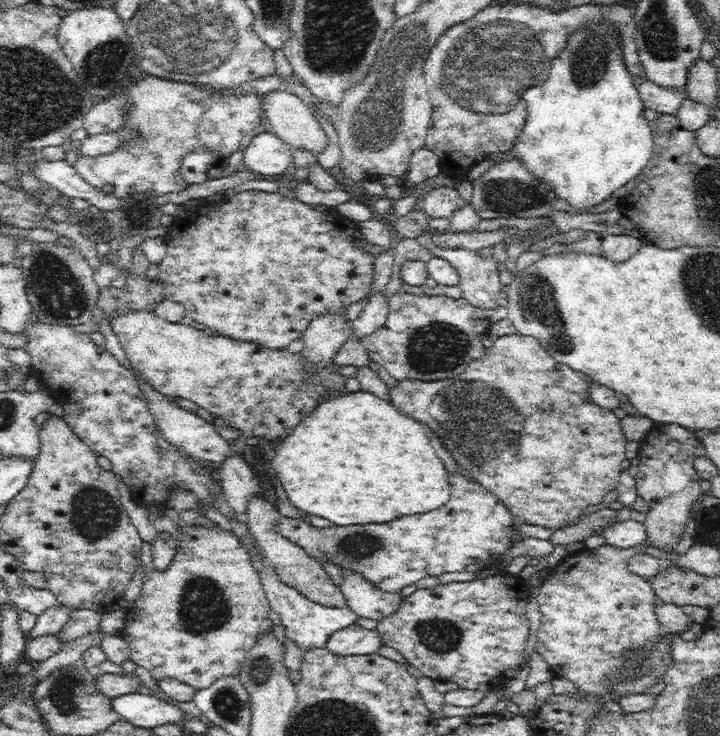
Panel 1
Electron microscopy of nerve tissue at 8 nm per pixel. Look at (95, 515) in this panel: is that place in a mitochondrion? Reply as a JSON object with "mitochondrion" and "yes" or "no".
{"mitochondrion":"yes"}

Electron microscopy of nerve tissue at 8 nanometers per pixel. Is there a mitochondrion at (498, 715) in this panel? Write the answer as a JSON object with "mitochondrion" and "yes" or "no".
{"mitochondrion":"no"}

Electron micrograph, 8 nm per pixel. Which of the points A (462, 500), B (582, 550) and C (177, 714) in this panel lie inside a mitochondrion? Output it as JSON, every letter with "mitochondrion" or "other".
{"A":"other","B":"other","C":"other"}

